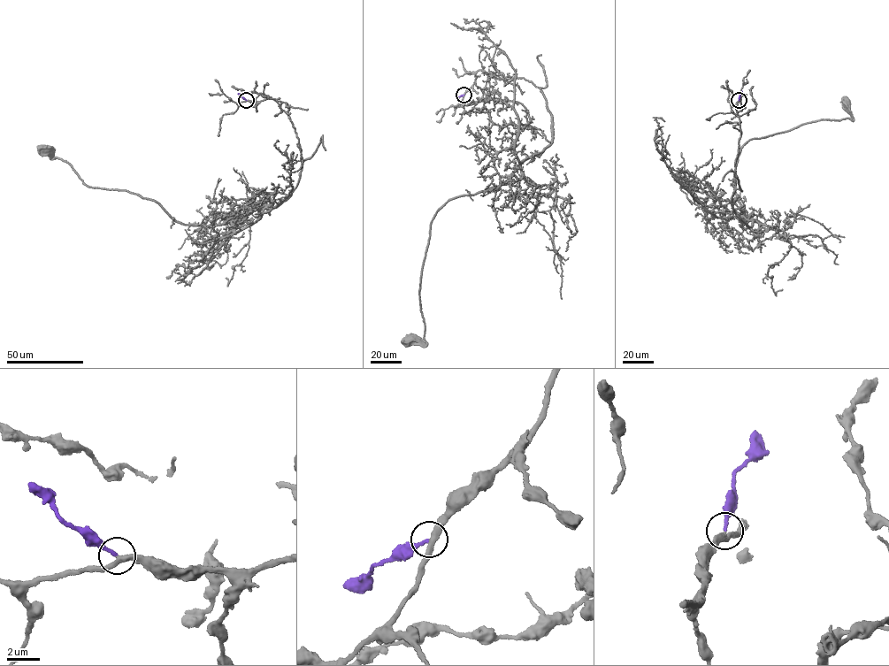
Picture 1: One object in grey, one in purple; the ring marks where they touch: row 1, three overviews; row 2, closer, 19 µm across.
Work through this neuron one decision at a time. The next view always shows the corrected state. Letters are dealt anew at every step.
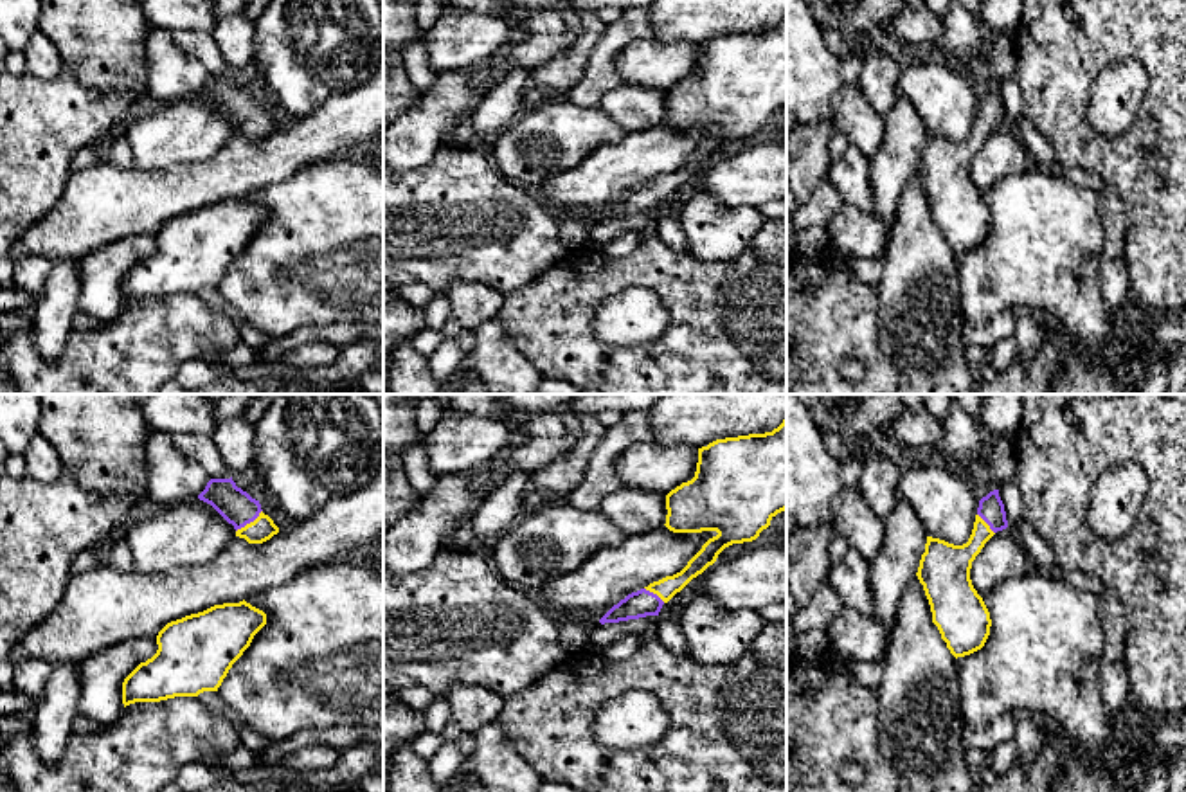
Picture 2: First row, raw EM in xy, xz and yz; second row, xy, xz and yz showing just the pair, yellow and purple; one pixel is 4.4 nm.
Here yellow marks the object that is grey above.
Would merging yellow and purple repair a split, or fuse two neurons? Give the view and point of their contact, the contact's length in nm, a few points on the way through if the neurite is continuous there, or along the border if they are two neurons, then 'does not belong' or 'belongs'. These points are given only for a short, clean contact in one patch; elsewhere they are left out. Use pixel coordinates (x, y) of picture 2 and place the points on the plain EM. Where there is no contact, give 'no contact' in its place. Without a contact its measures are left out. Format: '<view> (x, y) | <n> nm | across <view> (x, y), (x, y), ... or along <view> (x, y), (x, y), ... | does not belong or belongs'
xy (251, 119) | 160 nm | across xy (263, 125), (251, 119), (236, 103) | belongs

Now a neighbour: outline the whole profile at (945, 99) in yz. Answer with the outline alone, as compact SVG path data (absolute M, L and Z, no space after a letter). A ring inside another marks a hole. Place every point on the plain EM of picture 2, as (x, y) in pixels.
M923 58L916 67L902 70L898 92L916 110L927 133L954 142L968 139L979 104L968 72L952 68L934 58Z

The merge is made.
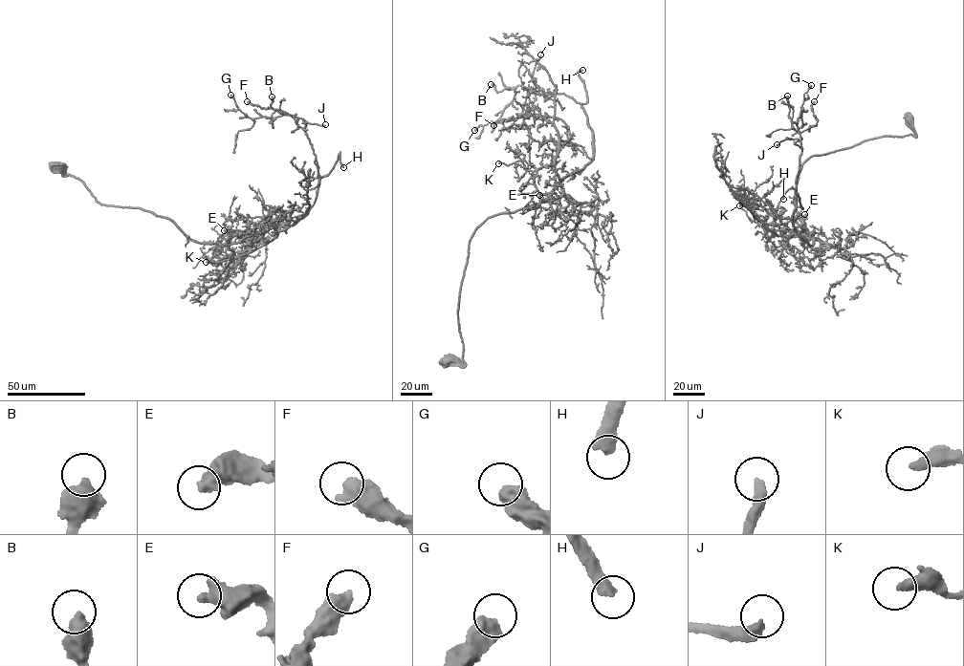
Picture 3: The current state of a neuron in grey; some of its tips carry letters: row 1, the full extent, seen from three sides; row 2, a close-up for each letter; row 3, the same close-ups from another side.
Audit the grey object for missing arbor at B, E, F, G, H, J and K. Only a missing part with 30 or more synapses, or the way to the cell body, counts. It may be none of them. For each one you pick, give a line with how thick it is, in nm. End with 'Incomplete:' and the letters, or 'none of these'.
H: Thickness 480 nm
J: Thickness 280 nm
Incomplete: H, J

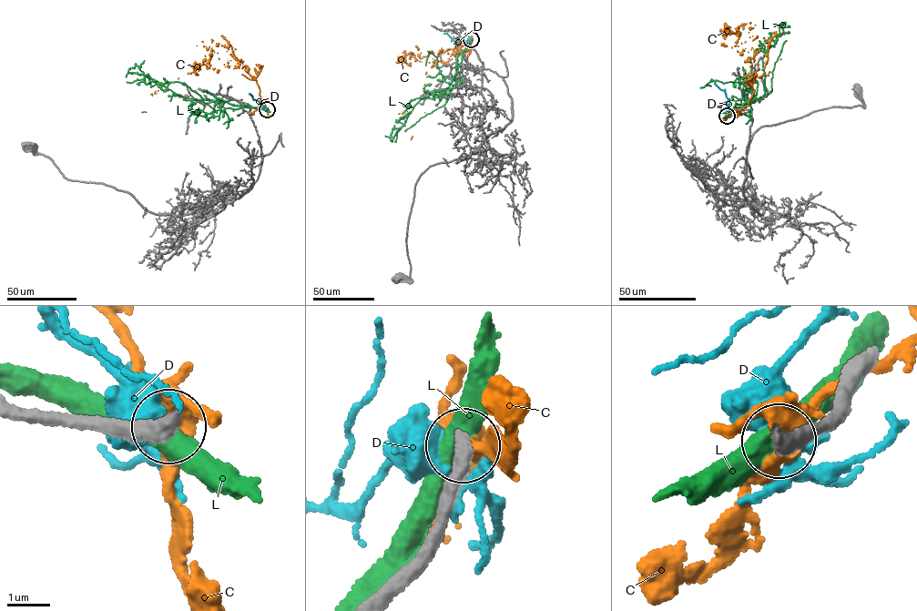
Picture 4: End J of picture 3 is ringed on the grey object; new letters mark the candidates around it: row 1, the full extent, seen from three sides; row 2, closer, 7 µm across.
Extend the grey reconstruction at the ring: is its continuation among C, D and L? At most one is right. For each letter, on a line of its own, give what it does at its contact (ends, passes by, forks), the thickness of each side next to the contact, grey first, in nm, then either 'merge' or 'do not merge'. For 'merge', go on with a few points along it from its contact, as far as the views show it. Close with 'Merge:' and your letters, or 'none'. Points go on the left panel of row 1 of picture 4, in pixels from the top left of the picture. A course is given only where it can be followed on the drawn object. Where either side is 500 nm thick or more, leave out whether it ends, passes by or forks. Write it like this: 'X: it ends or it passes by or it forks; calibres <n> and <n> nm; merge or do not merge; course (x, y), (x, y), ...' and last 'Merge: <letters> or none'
C: it forks; calibres 440 and 400 nm; do not merge
D: it forks; calibres 360 and 240 nm; do not merge
L: calibres 500 and 500 nm; do not merge
Merge: none

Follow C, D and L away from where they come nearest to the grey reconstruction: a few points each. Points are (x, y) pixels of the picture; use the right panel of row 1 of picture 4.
C: (728, 116), (748, 105), (756, 72), (732, 47), (739, 33), (721, 30), (755, 50), (769, 72)
D: (728, 116), (728, 101), (715, 81)
L: (728, 116), (734, 107), (761, 98), (764, 93), (762, 61), (765, 52), (782, 34), (782, 27), (789, 25)

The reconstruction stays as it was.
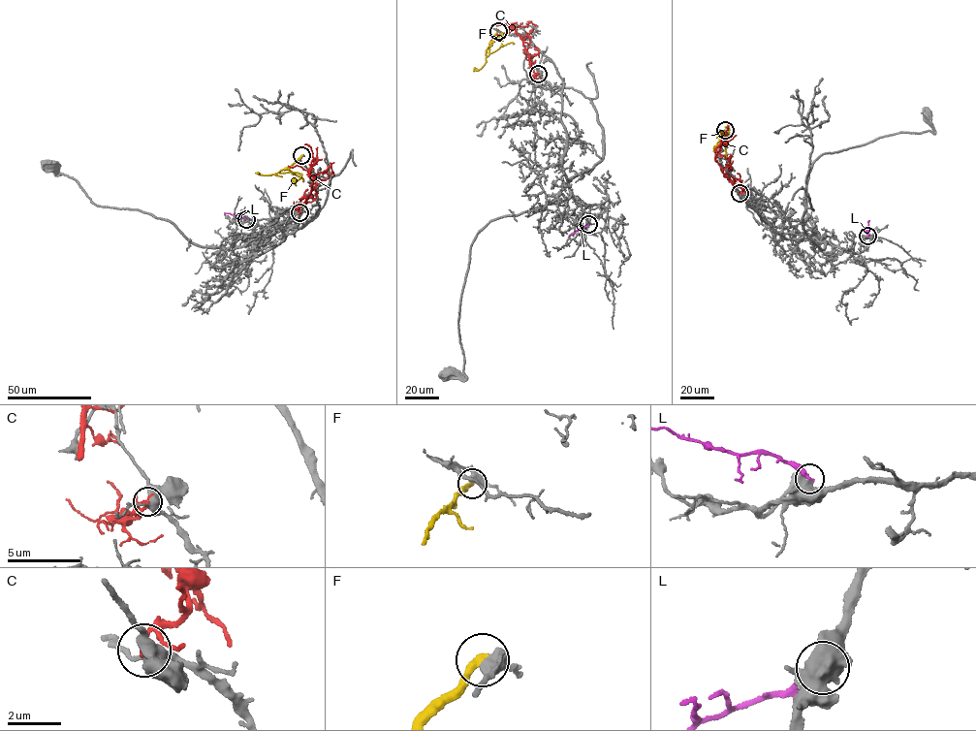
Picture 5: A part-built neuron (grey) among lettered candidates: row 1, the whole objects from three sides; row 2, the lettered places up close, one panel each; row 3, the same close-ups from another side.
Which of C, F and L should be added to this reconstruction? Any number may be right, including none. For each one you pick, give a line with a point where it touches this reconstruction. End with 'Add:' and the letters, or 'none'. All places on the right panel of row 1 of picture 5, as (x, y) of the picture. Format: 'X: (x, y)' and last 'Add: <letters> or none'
Add: none

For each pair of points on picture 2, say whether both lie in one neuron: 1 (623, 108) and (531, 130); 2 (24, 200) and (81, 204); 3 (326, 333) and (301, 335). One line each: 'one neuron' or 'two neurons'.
1: two neurons
2: two neurons
3: one neuron

